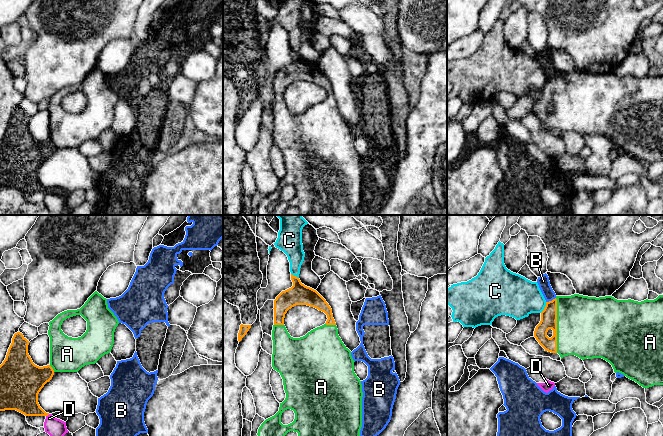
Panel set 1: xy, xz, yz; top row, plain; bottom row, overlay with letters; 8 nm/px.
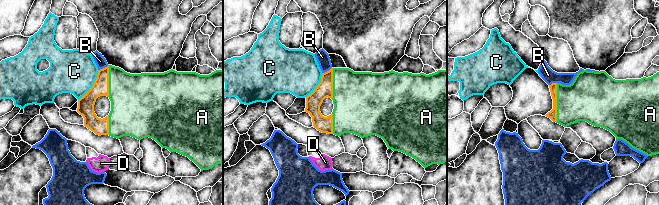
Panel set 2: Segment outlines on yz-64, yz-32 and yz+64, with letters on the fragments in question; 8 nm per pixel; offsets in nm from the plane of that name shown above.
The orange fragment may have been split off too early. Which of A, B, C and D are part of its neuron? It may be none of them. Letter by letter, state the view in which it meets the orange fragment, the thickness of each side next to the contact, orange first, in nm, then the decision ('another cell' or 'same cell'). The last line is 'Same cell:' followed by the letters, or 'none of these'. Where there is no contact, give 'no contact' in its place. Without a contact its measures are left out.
A: meets orange in yz; 130 nm thick on the orange side, 500 nm on the other; same cell
B: meets orange in yz; 130 nm thick on the orange side, 100 nm on the other; another cell
C: meets orange in yz; 130 nm thick on the orange side, 320 nm on the other; another cell
D: meets orange in xy; 240 nm thick on the orange side, 160 nm on the other; another cell
Same cell: A

